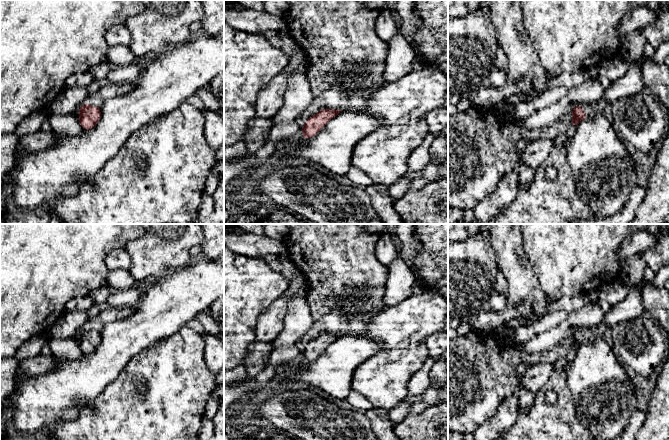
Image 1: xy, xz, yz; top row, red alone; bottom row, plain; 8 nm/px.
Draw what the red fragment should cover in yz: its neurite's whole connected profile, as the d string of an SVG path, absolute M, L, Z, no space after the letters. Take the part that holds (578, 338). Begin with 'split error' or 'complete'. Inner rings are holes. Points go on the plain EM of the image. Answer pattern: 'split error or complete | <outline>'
split error | M601 322L589 328L574 331L572 335L572 348L578 349L582 344L602 338L607 326Z

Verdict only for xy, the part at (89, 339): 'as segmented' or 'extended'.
as segmented

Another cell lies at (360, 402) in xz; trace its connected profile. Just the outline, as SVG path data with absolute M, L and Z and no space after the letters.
M352 391L347 398L347 401L355 407L356 410L370 410L374 409L373 404L362 394Z

